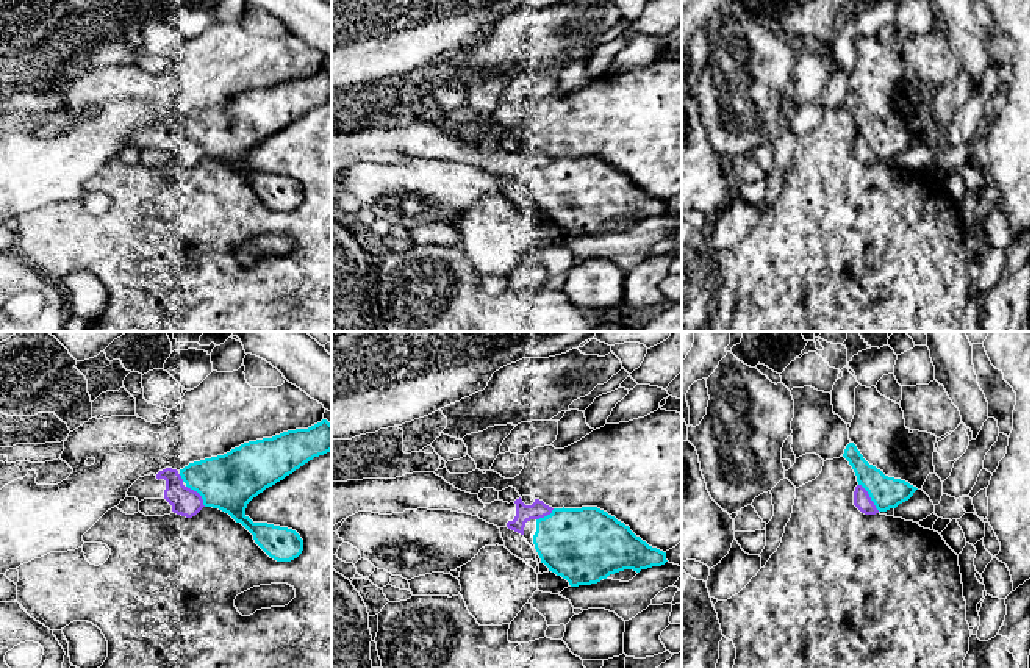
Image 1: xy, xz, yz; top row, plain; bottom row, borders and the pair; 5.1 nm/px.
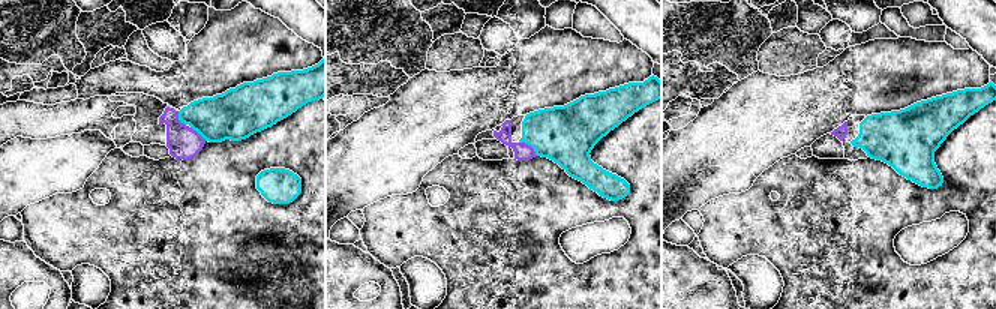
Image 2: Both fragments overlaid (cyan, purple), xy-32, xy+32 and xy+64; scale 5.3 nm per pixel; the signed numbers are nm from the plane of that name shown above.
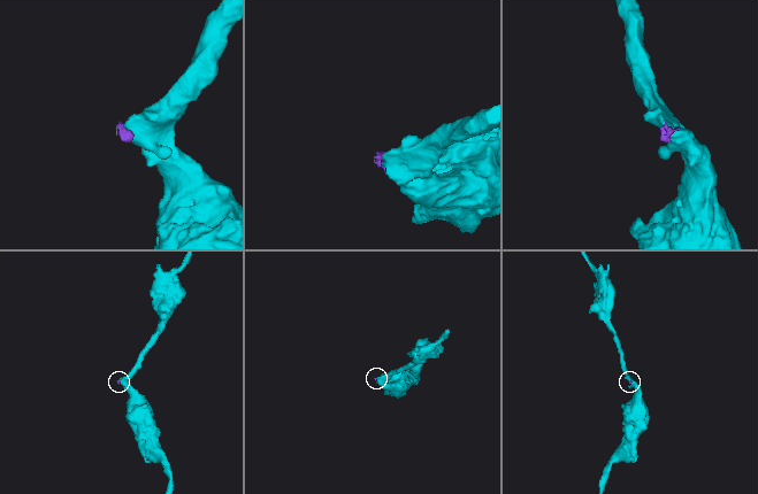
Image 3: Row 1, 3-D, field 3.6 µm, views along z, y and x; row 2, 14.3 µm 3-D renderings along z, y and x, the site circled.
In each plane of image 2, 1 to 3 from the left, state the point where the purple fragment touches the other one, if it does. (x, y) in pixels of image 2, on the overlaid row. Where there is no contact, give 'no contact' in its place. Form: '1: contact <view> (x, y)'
1: contact xy-32 (179, 119)
2: contact xy+32 (530, 144)
3: no contact

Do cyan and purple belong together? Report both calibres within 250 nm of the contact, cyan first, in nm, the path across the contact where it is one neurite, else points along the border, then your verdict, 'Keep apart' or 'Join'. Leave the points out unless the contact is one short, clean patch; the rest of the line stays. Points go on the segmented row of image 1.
Thickness 160 nm (cyan) against 90 nm. Join

